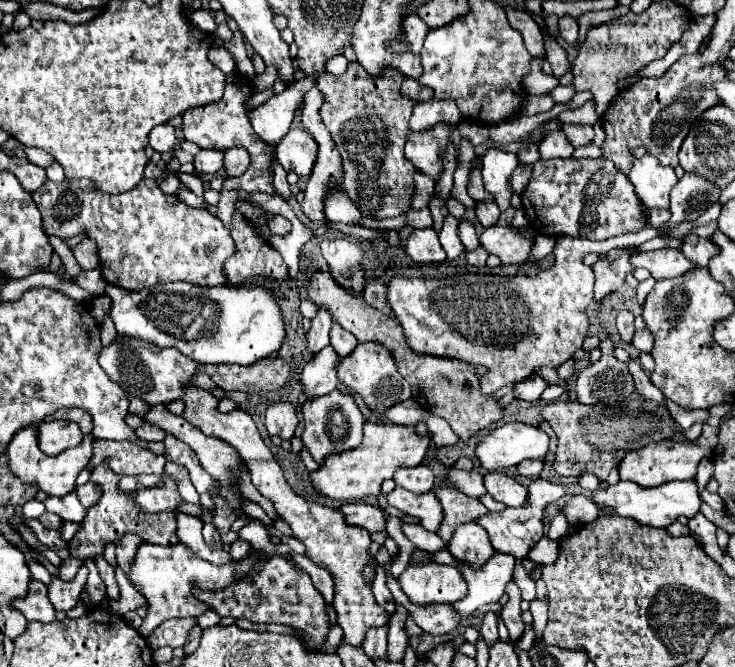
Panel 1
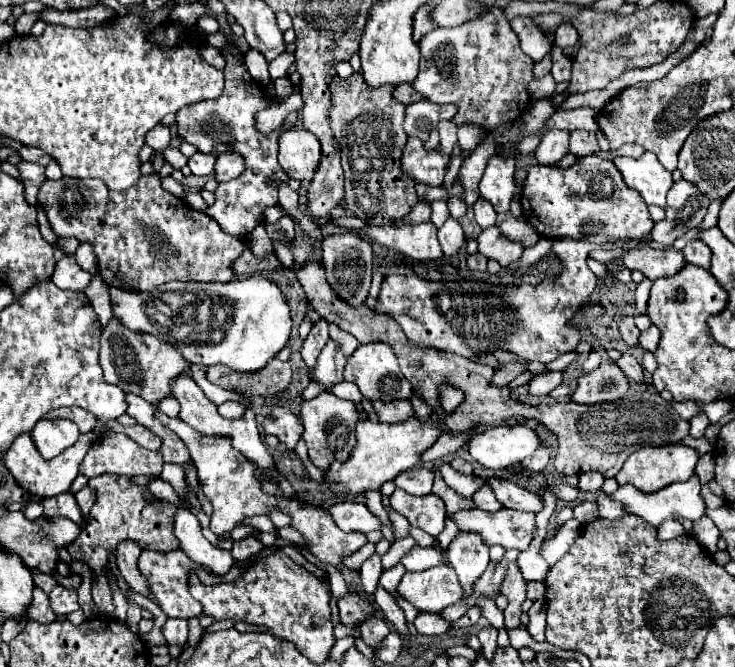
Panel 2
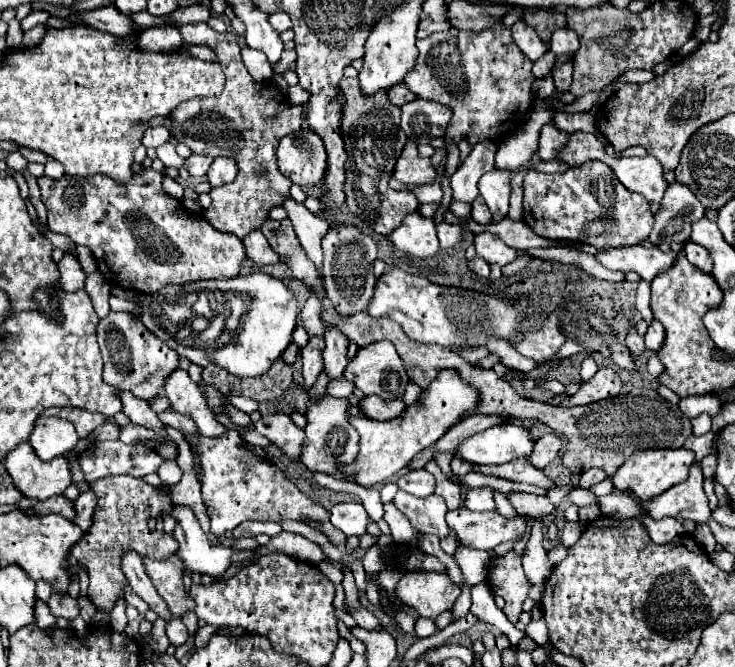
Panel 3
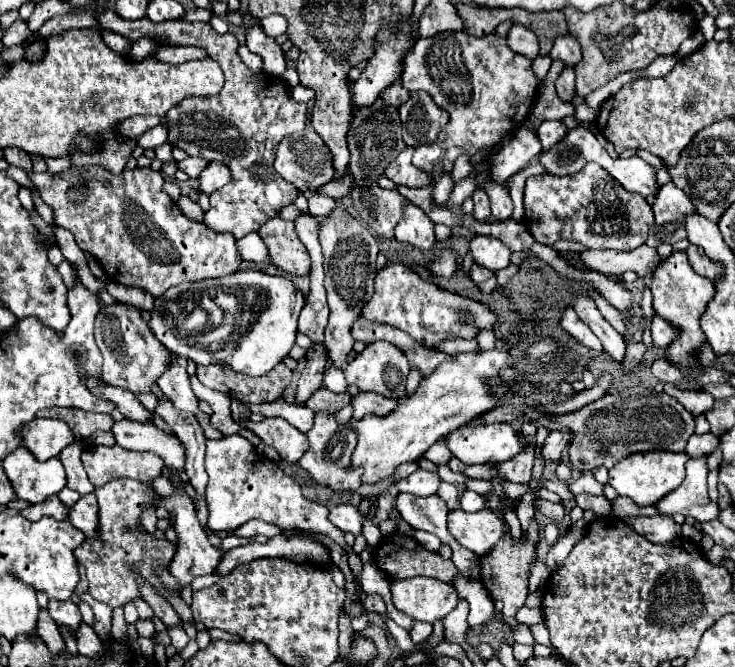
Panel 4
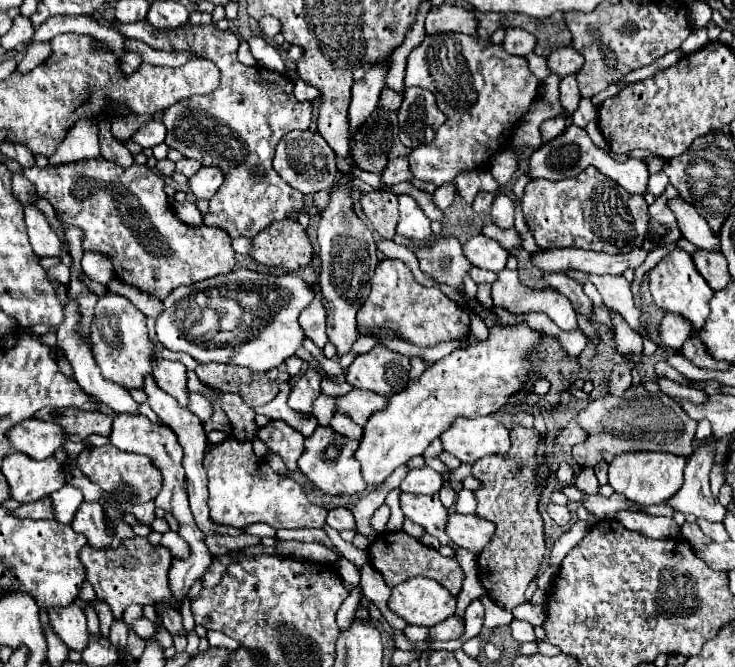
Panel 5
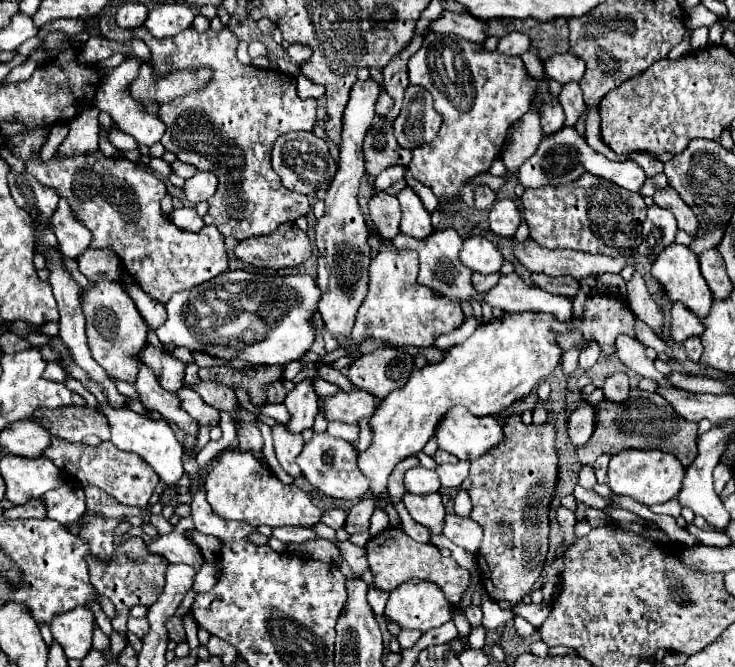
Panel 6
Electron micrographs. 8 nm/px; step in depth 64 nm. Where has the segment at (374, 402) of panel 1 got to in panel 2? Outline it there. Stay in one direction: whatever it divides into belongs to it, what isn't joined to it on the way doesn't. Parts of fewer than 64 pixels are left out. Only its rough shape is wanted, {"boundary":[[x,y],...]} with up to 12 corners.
{"boundary":[[384,342],[358,346],[344,380],[368,400],[408,398],[410,382]]}

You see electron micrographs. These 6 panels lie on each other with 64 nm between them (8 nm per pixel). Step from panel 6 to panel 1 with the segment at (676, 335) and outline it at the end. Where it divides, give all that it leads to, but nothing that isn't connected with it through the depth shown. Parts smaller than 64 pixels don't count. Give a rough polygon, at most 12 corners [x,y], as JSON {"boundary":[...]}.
{"boundary":[[648,328],[636,330],[632,344],[640,352],[654,348]]}

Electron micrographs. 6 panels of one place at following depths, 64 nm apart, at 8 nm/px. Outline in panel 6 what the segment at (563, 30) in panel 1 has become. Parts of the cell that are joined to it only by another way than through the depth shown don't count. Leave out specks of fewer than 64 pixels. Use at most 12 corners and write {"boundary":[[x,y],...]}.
{"boundary":[[574,54],[544,62],[544,72],[560,84],[580,82],[584,62]]}

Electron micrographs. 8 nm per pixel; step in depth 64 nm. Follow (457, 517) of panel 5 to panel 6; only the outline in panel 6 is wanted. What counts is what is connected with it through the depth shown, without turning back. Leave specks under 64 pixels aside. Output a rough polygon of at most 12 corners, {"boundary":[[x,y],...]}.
{"boundary":[[446,514],[442,534],[472,554],[482,526],[472,518]]}

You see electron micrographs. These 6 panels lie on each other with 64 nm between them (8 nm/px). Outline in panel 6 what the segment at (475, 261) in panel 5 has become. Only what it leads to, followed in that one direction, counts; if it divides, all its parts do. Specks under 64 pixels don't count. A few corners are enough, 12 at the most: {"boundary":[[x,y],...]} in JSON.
{"boundary":[[488,238],[464,240],[458,258],[480,274],[500,272],[504,262]]}

